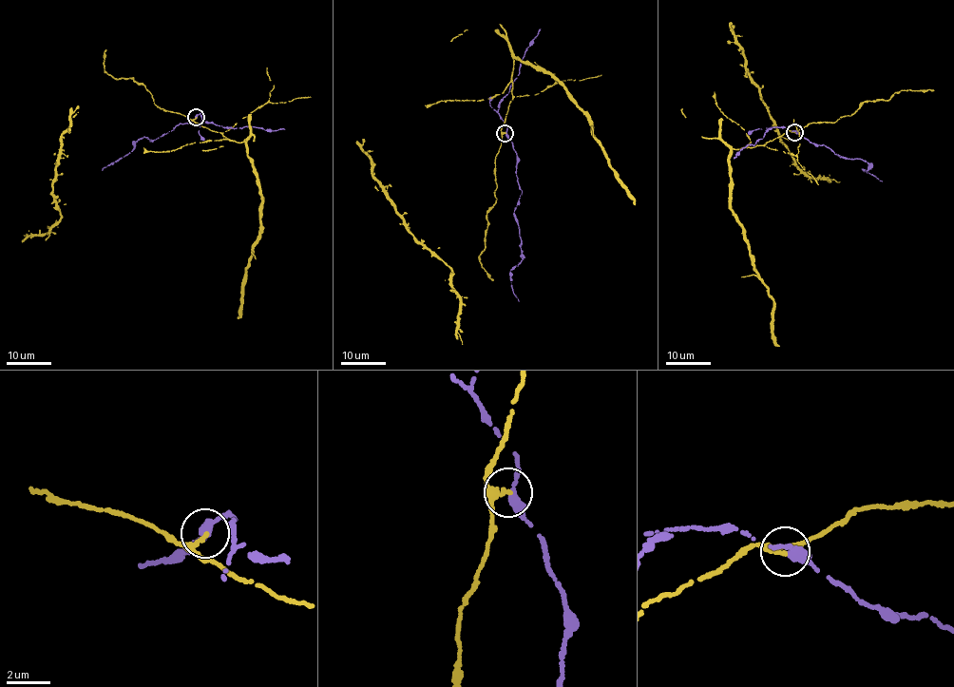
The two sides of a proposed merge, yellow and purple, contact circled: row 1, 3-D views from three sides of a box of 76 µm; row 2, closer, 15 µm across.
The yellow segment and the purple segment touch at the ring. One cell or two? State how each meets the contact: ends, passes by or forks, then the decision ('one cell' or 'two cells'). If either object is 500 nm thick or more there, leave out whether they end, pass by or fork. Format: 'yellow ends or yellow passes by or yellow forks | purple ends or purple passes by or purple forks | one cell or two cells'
yellow ends | purple passes by | two cells

